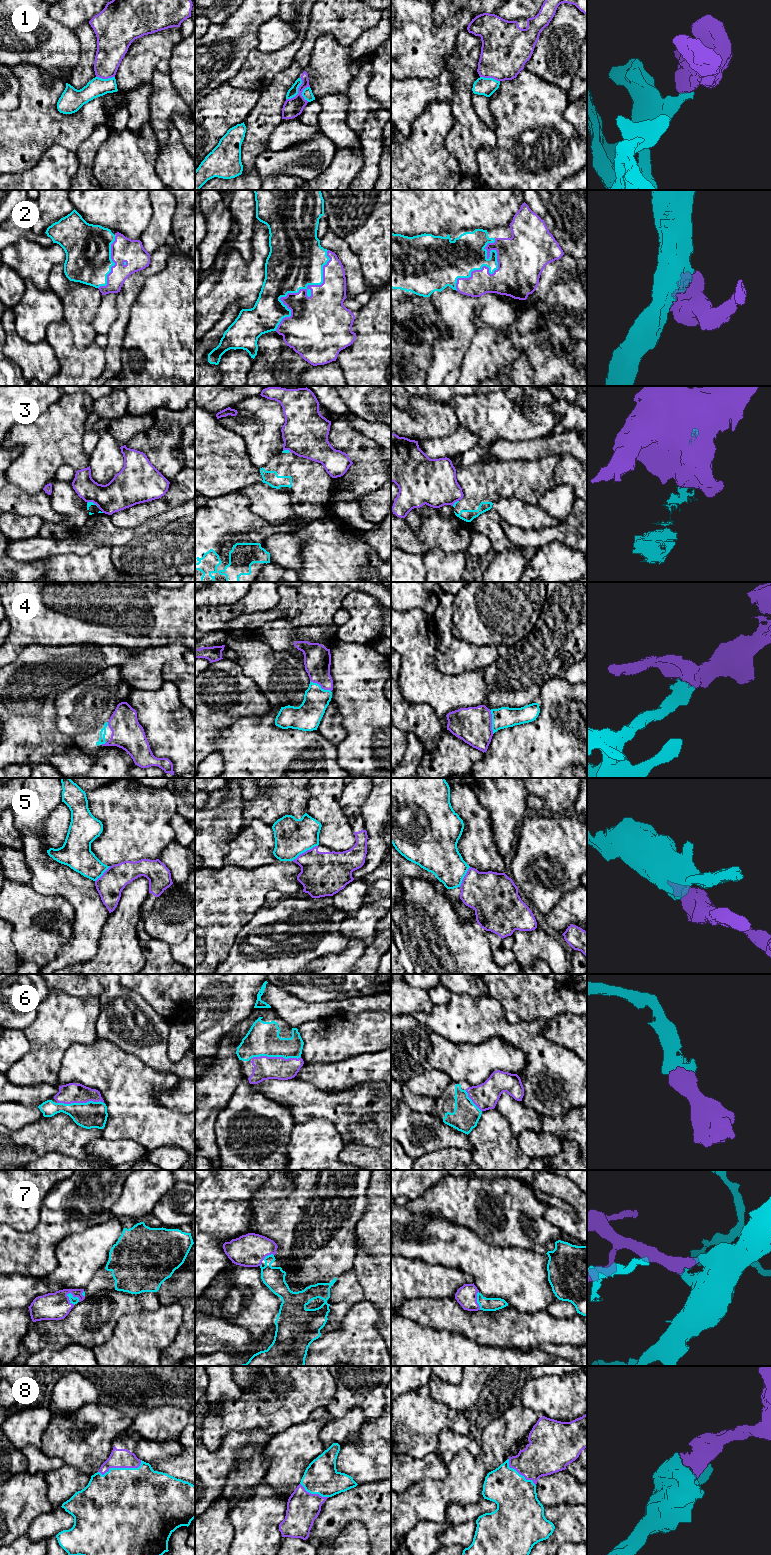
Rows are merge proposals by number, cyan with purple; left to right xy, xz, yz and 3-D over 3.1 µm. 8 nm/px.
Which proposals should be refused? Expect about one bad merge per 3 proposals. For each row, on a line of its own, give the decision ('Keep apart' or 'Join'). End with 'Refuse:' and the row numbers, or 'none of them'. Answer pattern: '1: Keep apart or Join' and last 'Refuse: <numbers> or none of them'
1: Keep apart
2: Join
3: Keep apart
4: Join
5: Keep apart
6: Join
7: Join
8: Join
Refuse: 1, 3, 5

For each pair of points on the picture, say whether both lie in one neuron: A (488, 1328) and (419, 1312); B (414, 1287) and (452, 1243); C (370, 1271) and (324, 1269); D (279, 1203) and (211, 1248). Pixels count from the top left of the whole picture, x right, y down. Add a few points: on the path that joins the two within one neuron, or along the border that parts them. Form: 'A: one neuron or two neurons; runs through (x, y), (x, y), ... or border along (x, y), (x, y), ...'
A: one neuron; runs through (471, 1324), (456, 1320), (446, 1313), (436, 1313)
B: two neurons; border along (411, 1258), (419, 1258), (457, 1269)
C: two neurons; border along (359, 1252), (354, 1259), (352, 1267)
D: two neurons; border along (252, 1196), (251, 1212), (253, 1220)

